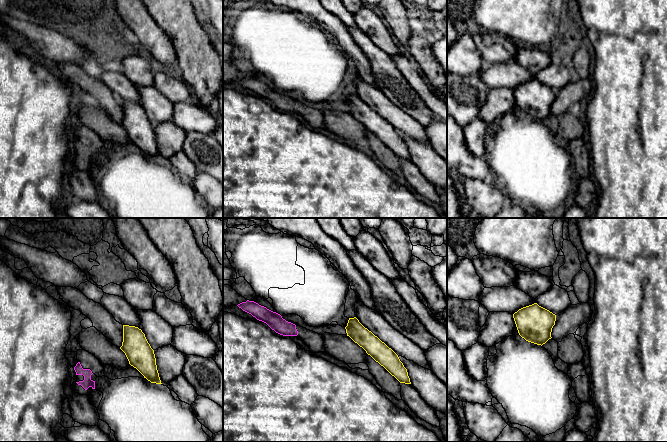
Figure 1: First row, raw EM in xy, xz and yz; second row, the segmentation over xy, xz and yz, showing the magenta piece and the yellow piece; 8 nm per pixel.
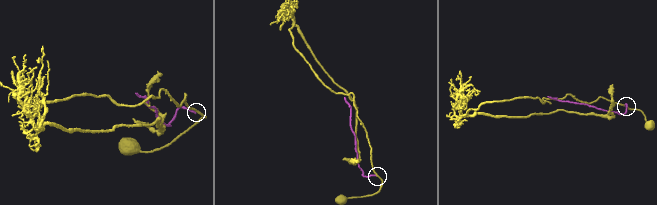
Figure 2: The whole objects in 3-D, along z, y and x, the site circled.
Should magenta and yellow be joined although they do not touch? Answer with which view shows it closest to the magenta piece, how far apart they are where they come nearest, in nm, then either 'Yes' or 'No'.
Closest in xy. Distance 300 nm. No

